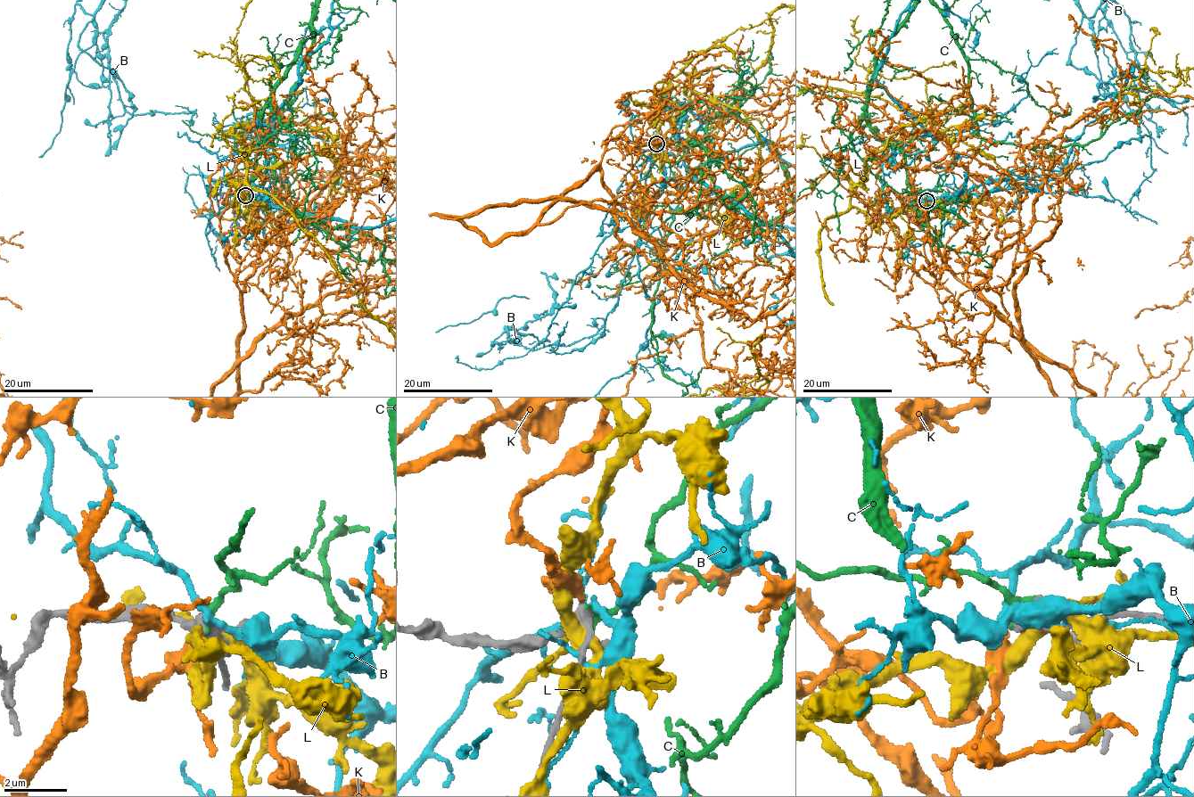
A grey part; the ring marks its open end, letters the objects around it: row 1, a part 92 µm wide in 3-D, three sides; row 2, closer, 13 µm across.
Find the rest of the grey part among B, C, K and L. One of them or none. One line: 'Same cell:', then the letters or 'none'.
Same cell: K

